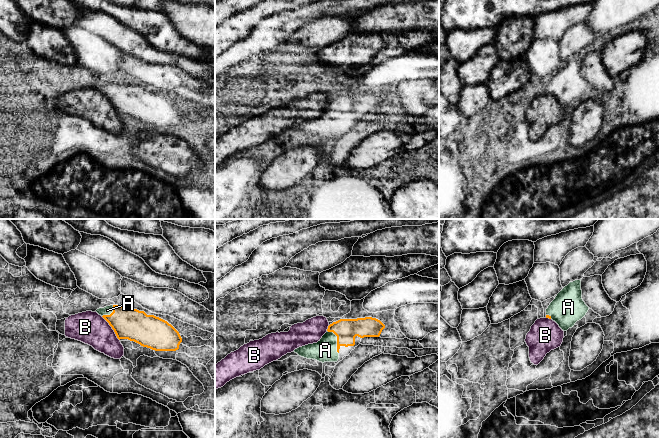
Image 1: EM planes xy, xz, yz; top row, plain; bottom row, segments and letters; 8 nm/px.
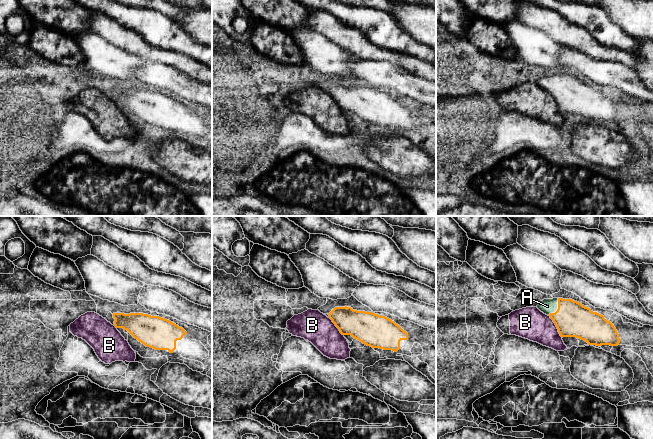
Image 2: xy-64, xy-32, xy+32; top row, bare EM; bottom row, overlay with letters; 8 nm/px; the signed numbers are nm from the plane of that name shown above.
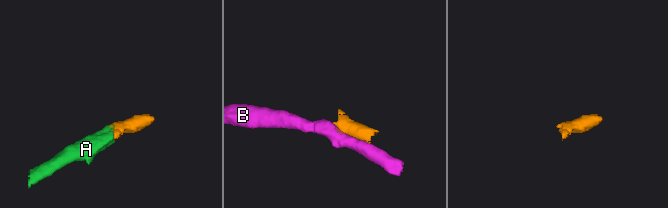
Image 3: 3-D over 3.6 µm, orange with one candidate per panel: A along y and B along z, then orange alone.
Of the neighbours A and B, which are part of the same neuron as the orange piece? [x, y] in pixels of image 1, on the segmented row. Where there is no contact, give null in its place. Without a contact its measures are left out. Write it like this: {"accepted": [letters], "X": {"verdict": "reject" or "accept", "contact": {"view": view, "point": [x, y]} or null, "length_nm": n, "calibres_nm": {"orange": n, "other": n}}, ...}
{"accepted": ["A"], "A": {"verdict": "accept", "contact": {"view": "xz", "point": [337, 340]}, "length_nm": 220, "calibres_nm": {"orange": 180, "other": 190}}, "B": {"verdict": "reject", "contact": {"view": "xy", "point": [112, 328]}, "length_nm": 240, "calibres_nm": {"orange": 260, "other": 260}}}

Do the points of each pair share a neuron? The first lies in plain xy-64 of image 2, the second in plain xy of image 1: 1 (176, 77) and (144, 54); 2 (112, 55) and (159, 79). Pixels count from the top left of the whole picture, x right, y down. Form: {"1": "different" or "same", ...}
{"1": "different", "2": "different"}

